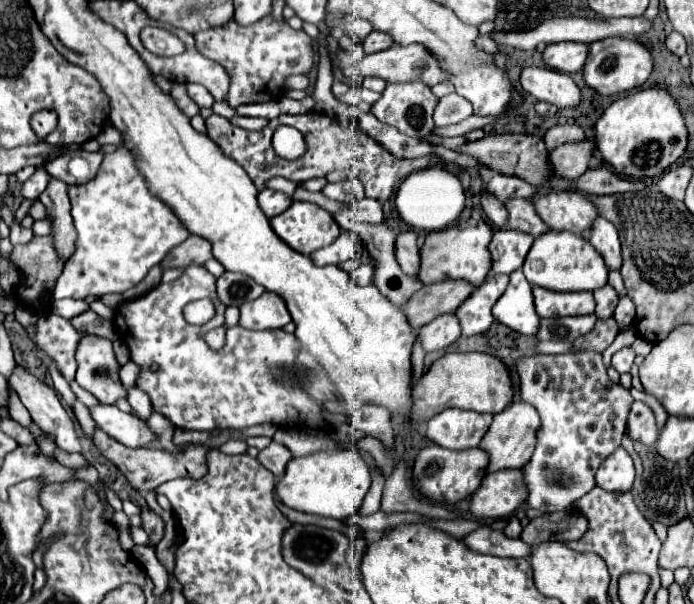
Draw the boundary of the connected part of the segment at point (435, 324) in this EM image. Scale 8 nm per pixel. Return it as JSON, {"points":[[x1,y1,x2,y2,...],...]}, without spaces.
{"points":[[453,313,451,315,439,315,437,319,433,319,431,323,423,325,419,329,421,347,427,353,447,349,451,343,455,343,459,339,459,335,461,335,461,327,459,327,459,321]]}

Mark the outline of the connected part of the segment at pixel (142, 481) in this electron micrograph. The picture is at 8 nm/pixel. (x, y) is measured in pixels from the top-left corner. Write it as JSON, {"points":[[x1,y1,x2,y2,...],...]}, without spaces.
{"points":[[95,427,93,433,93,443,99,447,99,451,117,465,117,469,127,477,127,481,133,485,133,489,137,491,145,491,145,489,157,489,161,483,167,483,171,479,179,479,179,477,193,477,199,479,203,475,207,475,207,453,211,447,207,445,199,445,199,443,191,443,191,445,183,445,183,451,169,453,165,449,131,449,131,447,123,447,119,441,103,435,103,431,99,431,99,427]]}

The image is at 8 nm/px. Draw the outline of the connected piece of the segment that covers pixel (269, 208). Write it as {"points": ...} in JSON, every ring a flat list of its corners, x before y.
{"points":[[263,189,263,191,259,191,257,201,259,201,261,211,263,211,269,219,275,217,275,215,279,215,279,213,283,213,283,211,291,205,291,197,289,197,289,195,281,193,281,191,273,191,273,189]]}

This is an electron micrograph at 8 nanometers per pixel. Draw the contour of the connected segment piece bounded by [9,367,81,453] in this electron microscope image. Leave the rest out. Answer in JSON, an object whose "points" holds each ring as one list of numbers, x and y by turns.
{"points":[[17,367,15,373,9,377,9,385,17,391,21,403,27,407,31,419,47,433,47,435,55,435,55,441,57,441,57,447,61,451,67,451,67,453,81,453,81,443,79,443,79,437,77,437,77,431,75,431,75,423,73,419,69,417,69,413,65,411,65,407,61,405,57,393,47,387,45,383,41,383,37,377,33,377,31,373,27,373,25,369]]}

